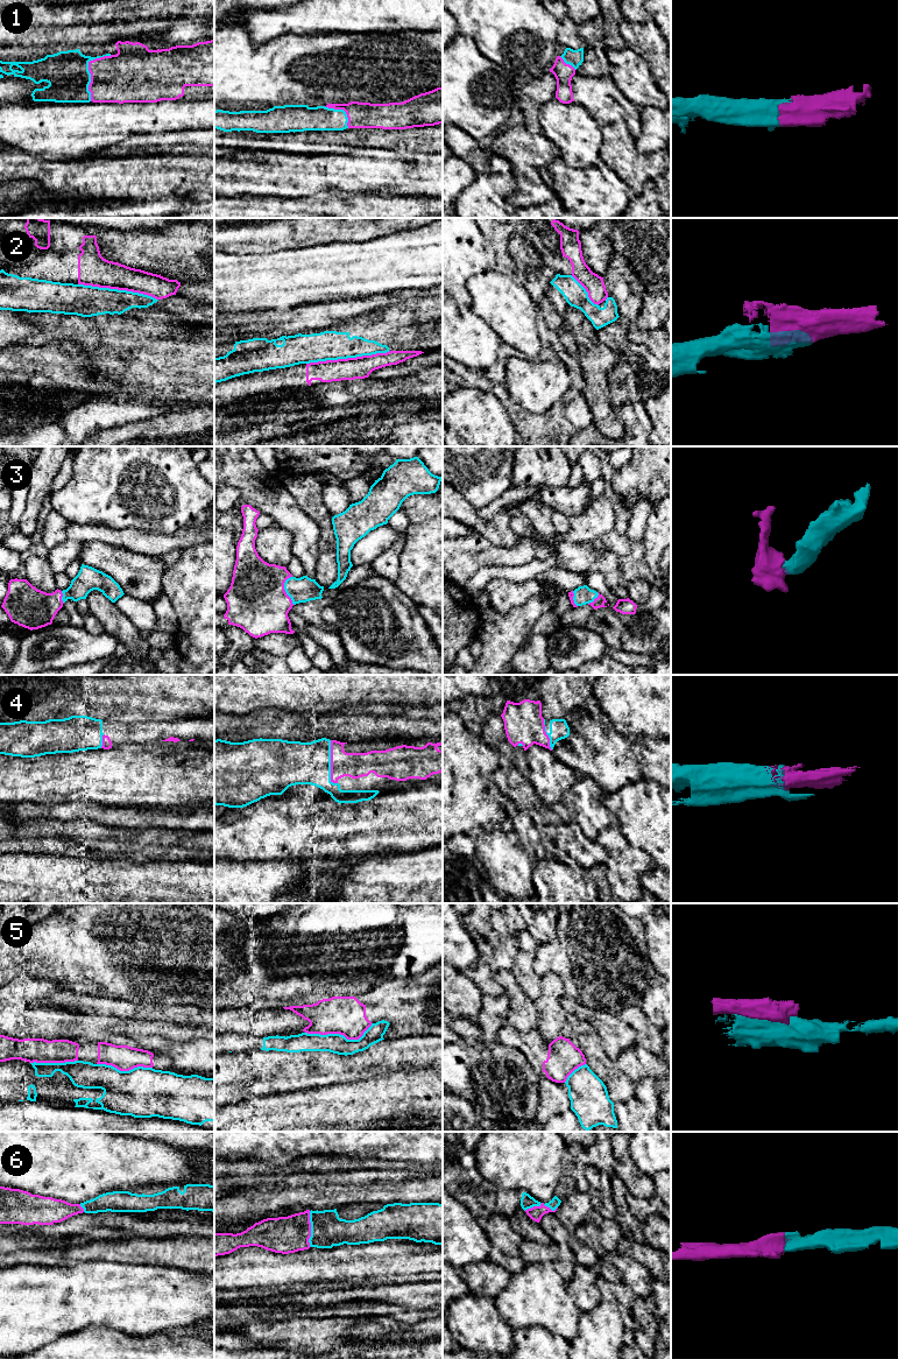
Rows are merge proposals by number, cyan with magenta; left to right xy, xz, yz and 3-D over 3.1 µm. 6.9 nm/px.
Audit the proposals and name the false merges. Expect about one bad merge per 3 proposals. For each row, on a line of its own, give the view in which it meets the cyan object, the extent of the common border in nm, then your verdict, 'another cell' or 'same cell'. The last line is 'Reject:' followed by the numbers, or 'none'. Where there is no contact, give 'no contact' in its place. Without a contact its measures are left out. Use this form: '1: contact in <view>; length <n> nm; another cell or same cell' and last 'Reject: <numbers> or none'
1: contact in xy; length 360 nm; same cell
2: contact in xz; length 600 nm; another cell
3: contact in xz; length 200 nm; same cell
4: contact in xz; length 300 nm; same cell
5: contact in xz; length 460 nm; another cell
6: contact in xz; length 240 nm; same cell
Reject: 2, 5

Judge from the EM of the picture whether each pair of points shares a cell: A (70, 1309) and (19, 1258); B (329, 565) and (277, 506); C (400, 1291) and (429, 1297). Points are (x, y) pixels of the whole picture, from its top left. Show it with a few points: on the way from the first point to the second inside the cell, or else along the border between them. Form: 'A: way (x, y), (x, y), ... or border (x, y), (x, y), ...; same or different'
A: border (12, 1265), (39, 1264), (51, 1267); different
B: border (317, 523), (318, 557), (313, 578); different
C: way (407, 1295), (422, 1295); same

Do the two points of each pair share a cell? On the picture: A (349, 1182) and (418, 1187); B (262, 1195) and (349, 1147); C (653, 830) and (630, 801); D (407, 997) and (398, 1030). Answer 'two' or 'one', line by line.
A: one
B: two
C: one
D: one

